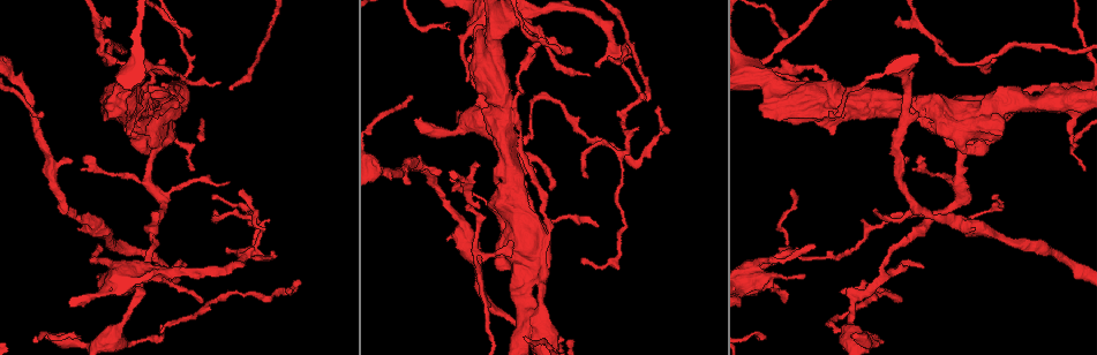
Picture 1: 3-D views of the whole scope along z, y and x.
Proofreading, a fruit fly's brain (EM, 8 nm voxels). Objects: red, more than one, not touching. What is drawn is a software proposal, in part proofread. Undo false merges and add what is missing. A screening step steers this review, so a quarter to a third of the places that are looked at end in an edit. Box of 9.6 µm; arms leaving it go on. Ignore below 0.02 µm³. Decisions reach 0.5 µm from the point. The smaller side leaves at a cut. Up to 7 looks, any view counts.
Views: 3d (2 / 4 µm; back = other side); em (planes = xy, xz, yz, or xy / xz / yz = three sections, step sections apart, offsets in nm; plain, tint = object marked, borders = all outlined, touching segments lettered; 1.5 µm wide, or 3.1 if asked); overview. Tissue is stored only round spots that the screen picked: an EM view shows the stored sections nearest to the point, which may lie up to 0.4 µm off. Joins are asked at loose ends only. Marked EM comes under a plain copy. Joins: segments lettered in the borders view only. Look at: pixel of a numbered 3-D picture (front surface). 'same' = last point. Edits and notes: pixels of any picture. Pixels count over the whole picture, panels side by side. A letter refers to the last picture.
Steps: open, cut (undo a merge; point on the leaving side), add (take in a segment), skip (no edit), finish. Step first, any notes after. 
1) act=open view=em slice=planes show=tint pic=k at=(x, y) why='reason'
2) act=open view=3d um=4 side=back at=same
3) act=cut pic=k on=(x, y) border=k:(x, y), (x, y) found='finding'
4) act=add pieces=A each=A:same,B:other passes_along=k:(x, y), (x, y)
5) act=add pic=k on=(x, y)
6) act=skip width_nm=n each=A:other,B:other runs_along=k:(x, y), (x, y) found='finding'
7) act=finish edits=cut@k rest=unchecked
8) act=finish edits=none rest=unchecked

act=open view=em slice=xy step=8 show=borders pic=1 at=(814, 245) why='tapers out'

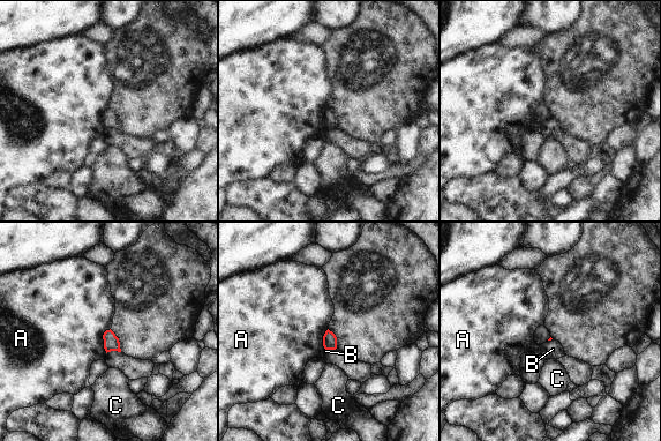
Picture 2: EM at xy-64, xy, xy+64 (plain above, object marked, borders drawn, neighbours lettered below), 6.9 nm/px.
act=open view=em slice=planes show=borders at=same why='another direction'

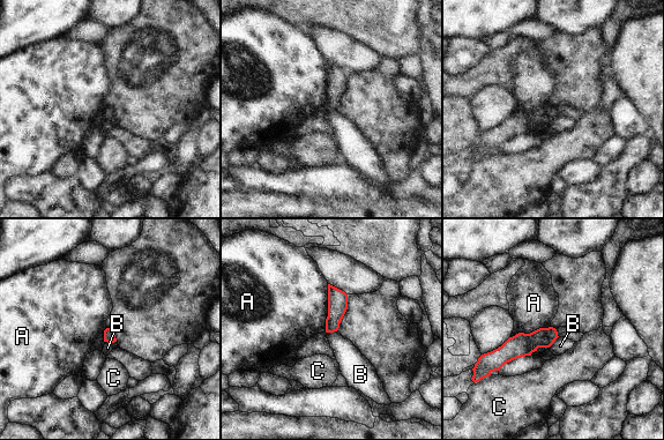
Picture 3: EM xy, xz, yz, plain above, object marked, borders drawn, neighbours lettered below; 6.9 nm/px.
act=skip each=A:other,B:other,C:other found='no lettered segment goes on from it'

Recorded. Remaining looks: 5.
act=open view=3d um=4 side=back pic=1 at=(469, 251) why='calibre changes'

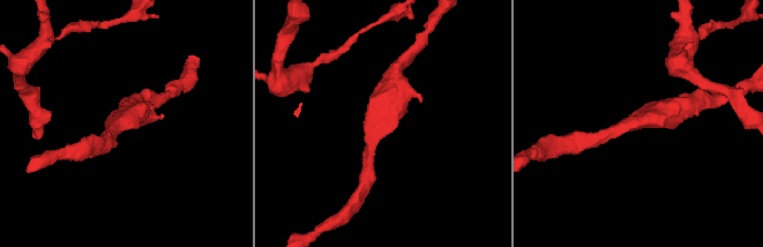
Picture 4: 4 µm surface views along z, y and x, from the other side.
act=open view=em slice=planes show=borders pic=4 at=(639, 124) arm_widths_nm=170,480 why='now the EM'

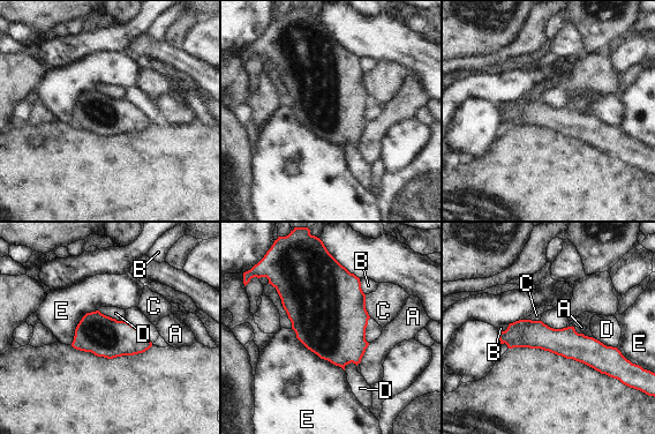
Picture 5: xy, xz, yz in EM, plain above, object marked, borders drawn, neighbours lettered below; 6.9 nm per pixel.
act=skip each=A:other,B:other,C:other,D:other,E:other border=5:(98, 309), (117, 320), (125, 321) found='all the same cell'

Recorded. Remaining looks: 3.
act=open view=em slice=planes show=borders pic=1 at=(541, 36) why='sharp bend'

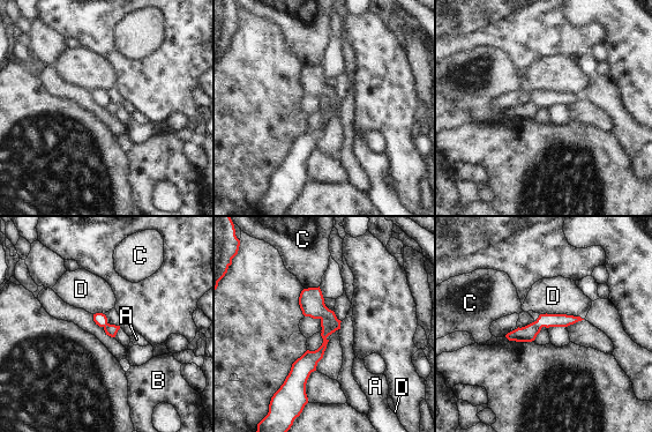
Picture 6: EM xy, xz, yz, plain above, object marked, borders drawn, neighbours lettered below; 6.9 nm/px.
act=cut pic=6 on=(312, 358) each=A:other,B:other,C:other,D:other border=6:(321, 318), (331, 333) found='two cells meet here'

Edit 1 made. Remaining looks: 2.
act=finish edits=cut@6 rest=unchecked

